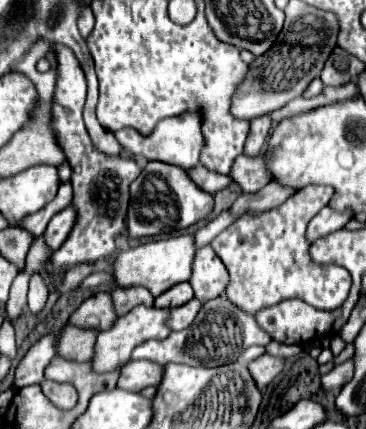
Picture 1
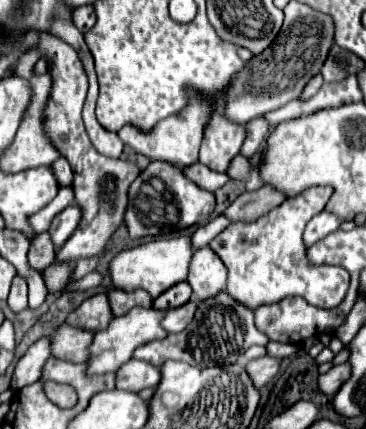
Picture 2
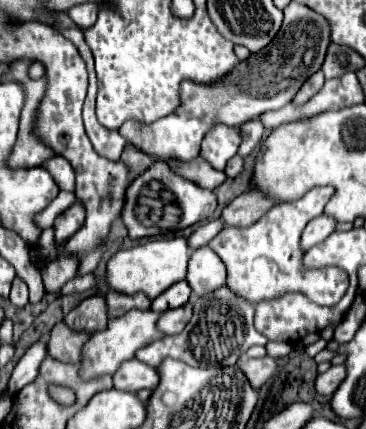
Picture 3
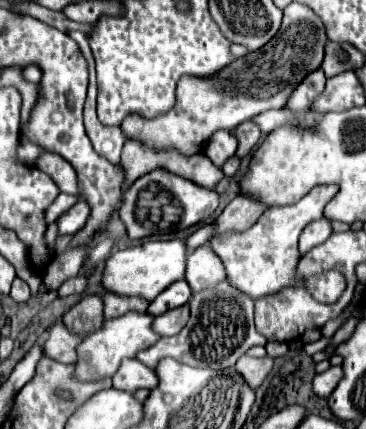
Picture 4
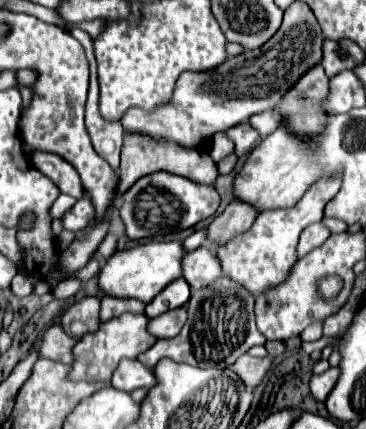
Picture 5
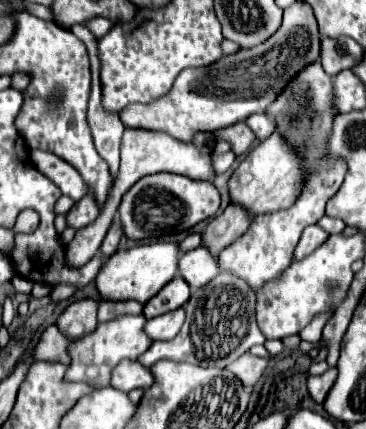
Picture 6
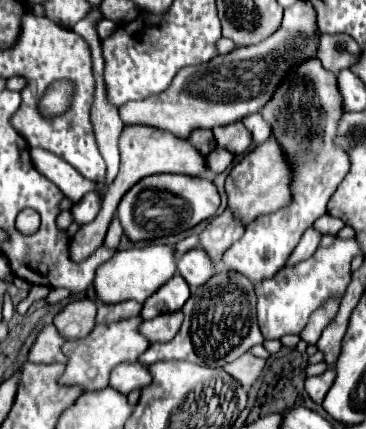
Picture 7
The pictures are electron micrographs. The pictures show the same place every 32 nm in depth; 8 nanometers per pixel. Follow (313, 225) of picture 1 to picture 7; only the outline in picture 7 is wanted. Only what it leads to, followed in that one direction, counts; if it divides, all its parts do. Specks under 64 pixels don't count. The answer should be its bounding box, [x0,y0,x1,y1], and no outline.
[288,228,320,266]

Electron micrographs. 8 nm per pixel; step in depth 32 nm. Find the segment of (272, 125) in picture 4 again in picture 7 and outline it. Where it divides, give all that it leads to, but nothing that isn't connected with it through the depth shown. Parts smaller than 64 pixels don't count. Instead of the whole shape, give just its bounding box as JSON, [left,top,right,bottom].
[240,114,270,146]

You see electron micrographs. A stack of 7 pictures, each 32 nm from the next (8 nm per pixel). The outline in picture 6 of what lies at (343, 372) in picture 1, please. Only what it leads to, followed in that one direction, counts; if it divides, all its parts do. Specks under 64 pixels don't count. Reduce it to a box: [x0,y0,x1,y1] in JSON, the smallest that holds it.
[306,368,336,404]

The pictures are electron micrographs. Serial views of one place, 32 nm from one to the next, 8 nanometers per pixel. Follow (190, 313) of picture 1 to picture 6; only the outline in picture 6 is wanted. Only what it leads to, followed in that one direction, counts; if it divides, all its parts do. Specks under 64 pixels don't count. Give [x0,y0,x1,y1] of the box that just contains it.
[144,310,184,340]

